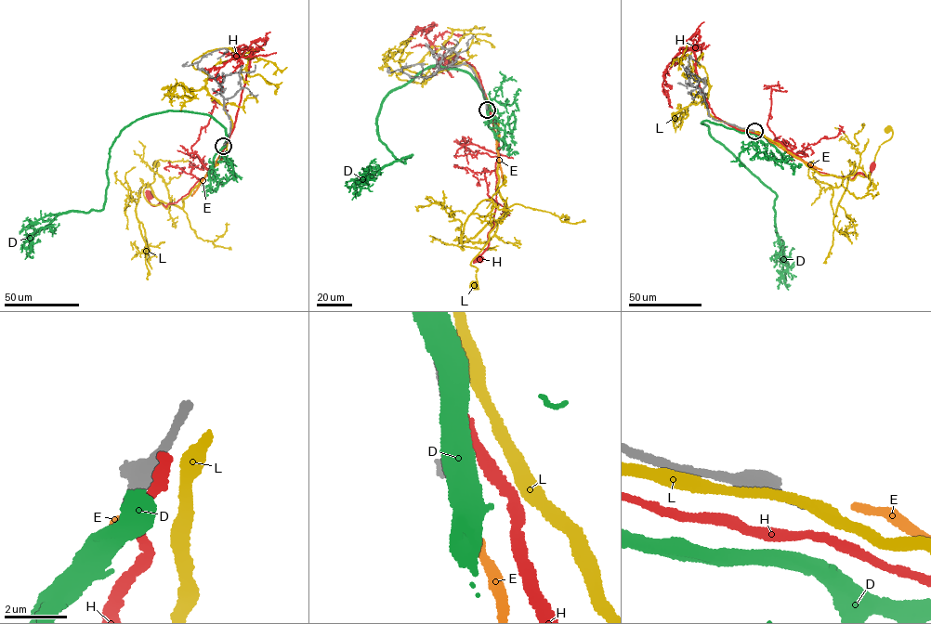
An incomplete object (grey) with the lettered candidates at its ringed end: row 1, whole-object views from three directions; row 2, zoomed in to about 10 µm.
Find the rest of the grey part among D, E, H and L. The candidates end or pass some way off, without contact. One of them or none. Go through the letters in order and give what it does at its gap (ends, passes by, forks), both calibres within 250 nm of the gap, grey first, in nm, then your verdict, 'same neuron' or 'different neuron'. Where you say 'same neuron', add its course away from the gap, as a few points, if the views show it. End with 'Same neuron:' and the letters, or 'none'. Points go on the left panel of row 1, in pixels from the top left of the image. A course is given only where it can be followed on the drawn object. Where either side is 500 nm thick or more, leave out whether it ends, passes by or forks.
D: calibres 240 and 550 nm; different neuron
E: it ends; calibres 240 and 240 nm; same neuron; course (223, 146), (192, 196)
H: it passes by; calibres 240 and 280 nm; different neuron
L: it passes by; calibres 240 and 400 nm; different neuron
Same neuron: E

